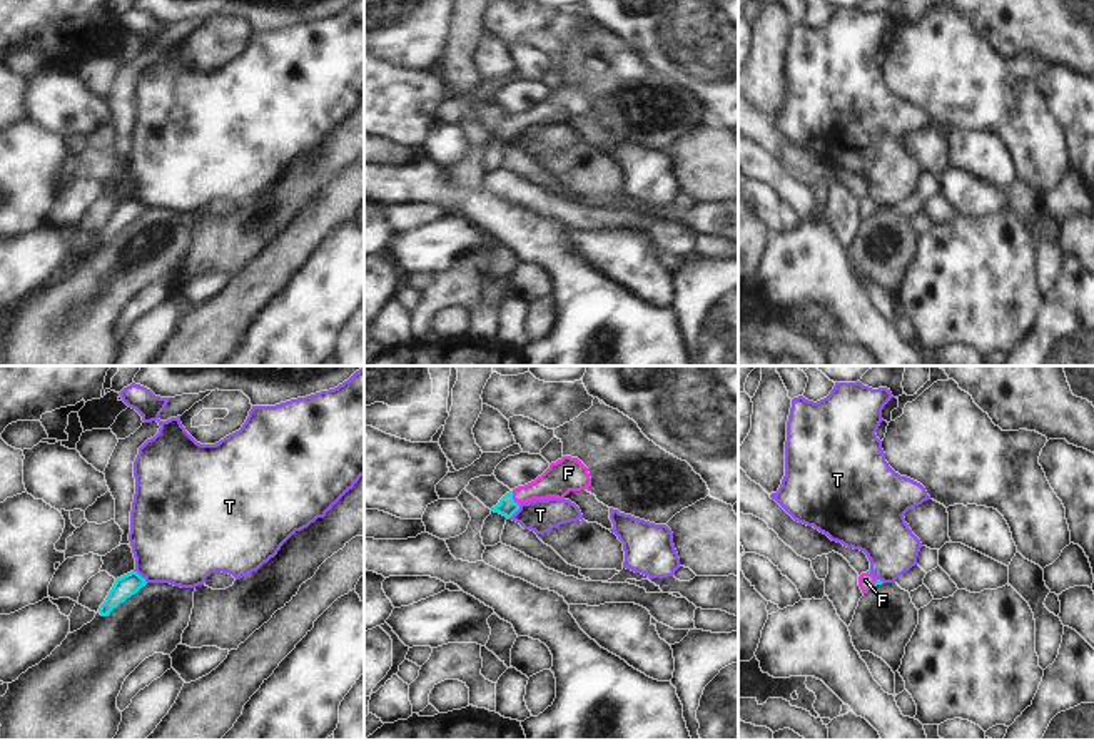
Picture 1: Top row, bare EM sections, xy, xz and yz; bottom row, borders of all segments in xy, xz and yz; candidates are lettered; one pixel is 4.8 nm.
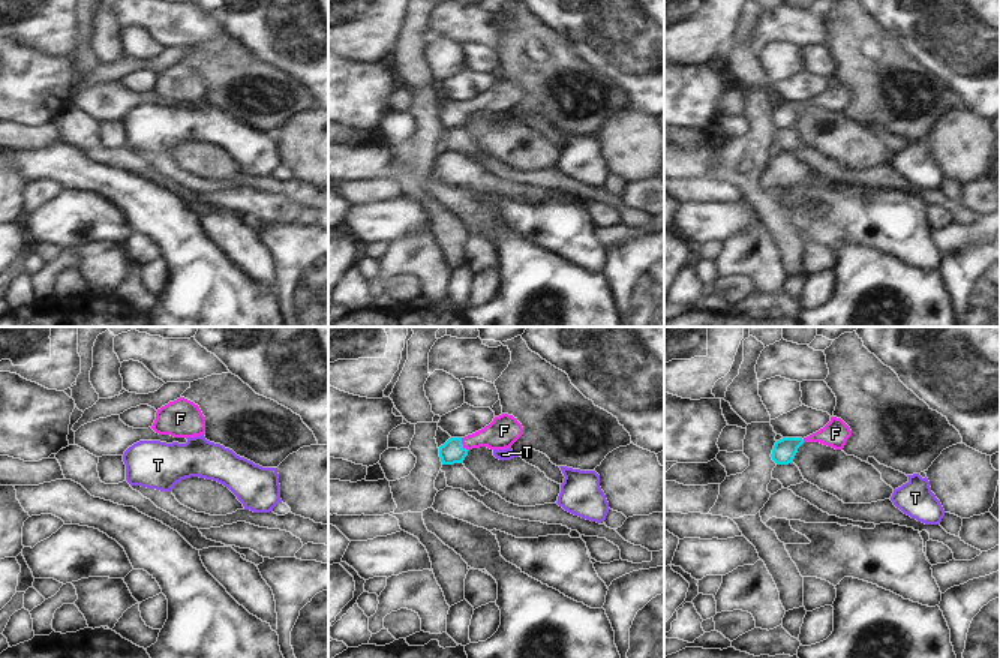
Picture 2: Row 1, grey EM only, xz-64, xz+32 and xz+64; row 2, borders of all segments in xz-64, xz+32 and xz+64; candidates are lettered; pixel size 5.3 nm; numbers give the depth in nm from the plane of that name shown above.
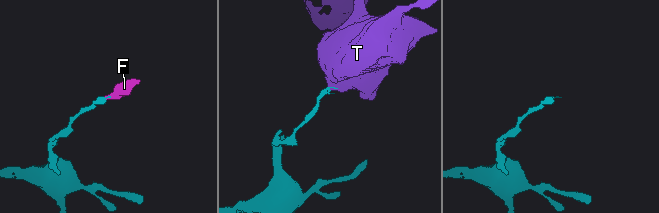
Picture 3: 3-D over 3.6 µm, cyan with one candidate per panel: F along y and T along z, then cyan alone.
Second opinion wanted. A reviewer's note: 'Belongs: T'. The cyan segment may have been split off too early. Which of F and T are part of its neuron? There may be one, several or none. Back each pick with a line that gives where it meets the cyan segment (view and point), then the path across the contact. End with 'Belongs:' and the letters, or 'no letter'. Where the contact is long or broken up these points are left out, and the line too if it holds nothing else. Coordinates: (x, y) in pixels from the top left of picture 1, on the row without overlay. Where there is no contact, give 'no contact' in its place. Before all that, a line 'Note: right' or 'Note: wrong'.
Note: wrong
F: xz (511, 124) | across xz (506, 132), (511, 124), (558, 106)
Belongs: F

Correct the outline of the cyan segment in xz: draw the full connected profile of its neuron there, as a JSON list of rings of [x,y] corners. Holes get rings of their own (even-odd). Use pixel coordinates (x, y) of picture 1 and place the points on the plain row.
[[[563,82],[538,102],[534,107],[506,119],[491,137],[508,145],[519,135],[521,129],[533,125],[563,125],[570,117],[581,117],[591,112],[588,94],[571,82]]]

